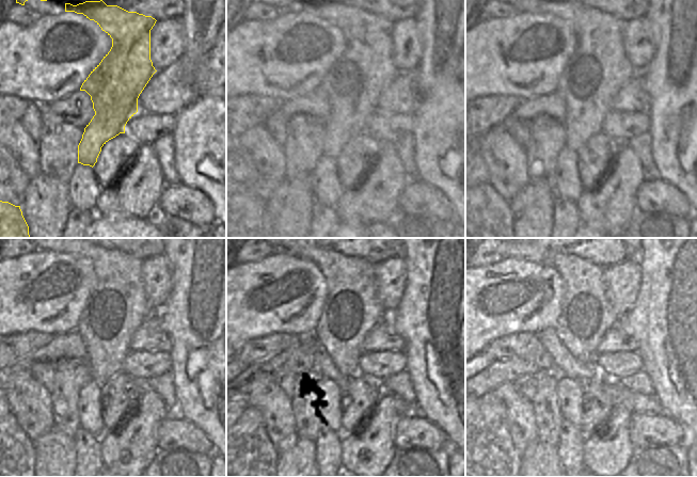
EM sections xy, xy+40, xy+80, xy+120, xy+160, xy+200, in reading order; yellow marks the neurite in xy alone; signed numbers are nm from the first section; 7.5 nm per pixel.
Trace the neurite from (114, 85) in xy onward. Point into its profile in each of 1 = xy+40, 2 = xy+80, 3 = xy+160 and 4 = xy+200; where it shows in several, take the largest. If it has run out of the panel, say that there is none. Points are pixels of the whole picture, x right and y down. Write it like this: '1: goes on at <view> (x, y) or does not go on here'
1: goes on at xy+40 (353, 84)
2: goes on at xy+80 (598, 68)
3: goes on at xy+160 (352, 308)
4: goes on at xy+200 (586, 314)

